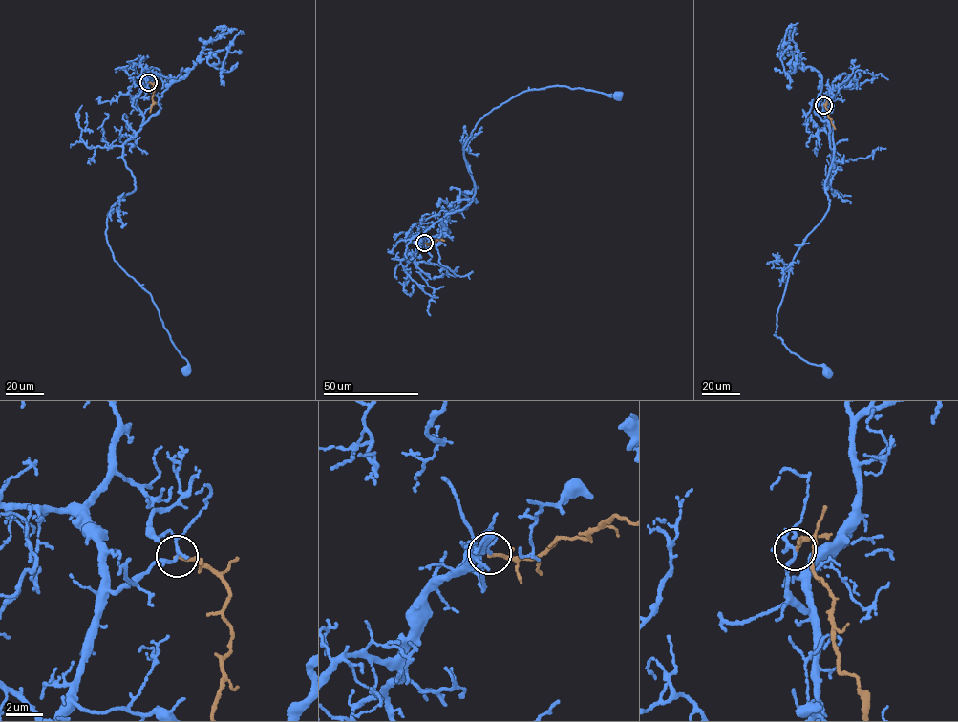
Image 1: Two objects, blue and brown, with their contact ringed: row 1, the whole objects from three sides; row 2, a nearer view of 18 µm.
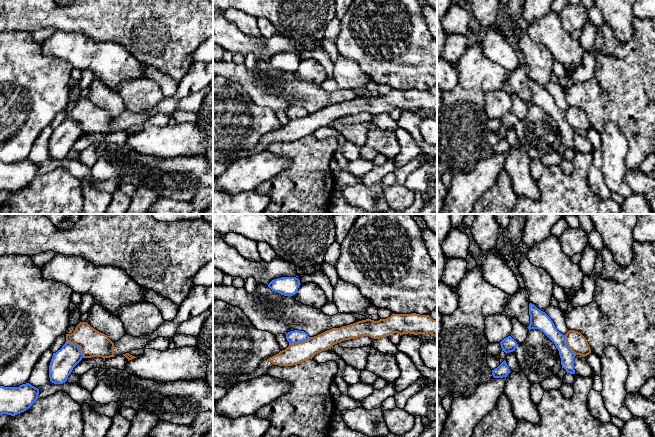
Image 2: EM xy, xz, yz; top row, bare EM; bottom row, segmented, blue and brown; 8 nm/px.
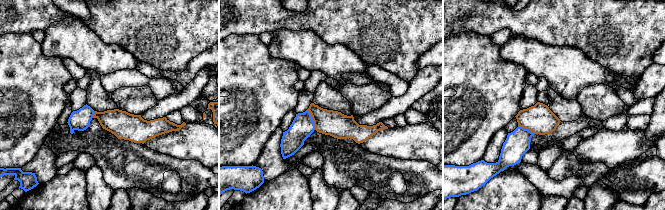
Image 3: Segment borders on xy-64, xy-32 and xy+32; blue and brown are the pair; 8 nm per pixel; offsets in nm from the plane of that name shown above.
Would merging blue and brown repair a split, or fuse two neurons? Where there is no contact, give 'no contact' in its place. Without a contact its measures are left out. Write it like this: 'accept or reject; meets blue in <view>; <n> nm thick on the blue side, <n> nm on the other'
reject; meets blue in xy; 190 nm thick on the blue side, 220 nm on the other

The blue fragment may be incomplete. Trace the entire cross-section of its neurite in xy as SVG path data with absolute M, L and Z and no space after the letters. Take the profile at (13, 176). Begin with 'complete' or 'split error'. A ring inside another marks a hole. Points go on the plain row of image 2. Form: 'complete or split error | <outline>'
complete | M29 159L19 163L0 162L0 191L15 192L29 185L38 175L39 165Z

